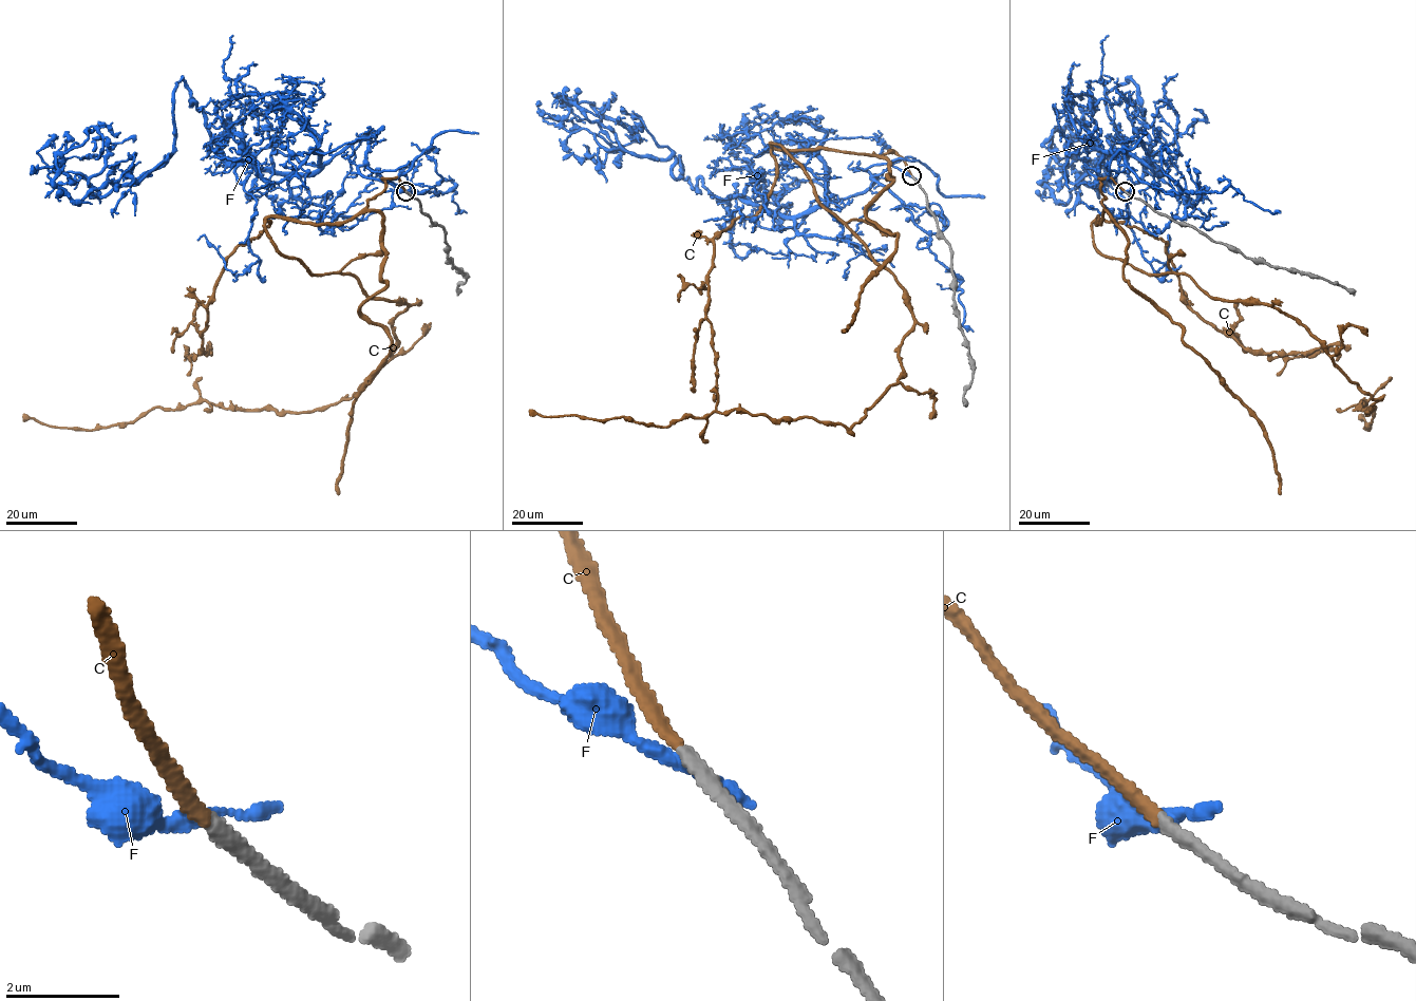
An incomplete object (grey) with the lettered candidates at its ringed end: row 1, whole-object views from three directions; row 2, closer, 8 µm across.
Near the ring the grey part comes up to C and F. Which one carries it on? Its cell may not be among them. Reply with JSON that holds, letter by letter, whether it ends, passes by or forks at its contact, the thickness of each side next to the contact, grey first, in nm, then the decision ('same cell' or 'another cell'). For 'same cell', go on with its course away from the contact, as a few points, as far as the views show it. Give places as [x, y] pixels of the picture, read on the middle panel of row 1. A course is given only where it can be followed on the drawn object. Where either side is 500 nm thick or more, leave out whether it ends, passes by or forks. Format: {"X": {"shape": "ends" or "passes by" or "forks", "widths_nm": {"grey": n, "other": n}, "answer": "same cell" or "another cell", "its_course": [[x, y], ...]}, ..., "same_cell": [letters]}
{"C": {"shape": "ends", "widths_nm": {"grey": 260, "other": 220}, "answer": "same cell", "its_course": [[912, 175], [892, 151], [771, 143], [913, 320], [901, 376], [850, 428], [529, 411]]}, "F": {"shape": "passes by", "widths_nm": {"grey": 280, "other": 200}, "answer": "another cell"}, "same_cell": ["C"]}

